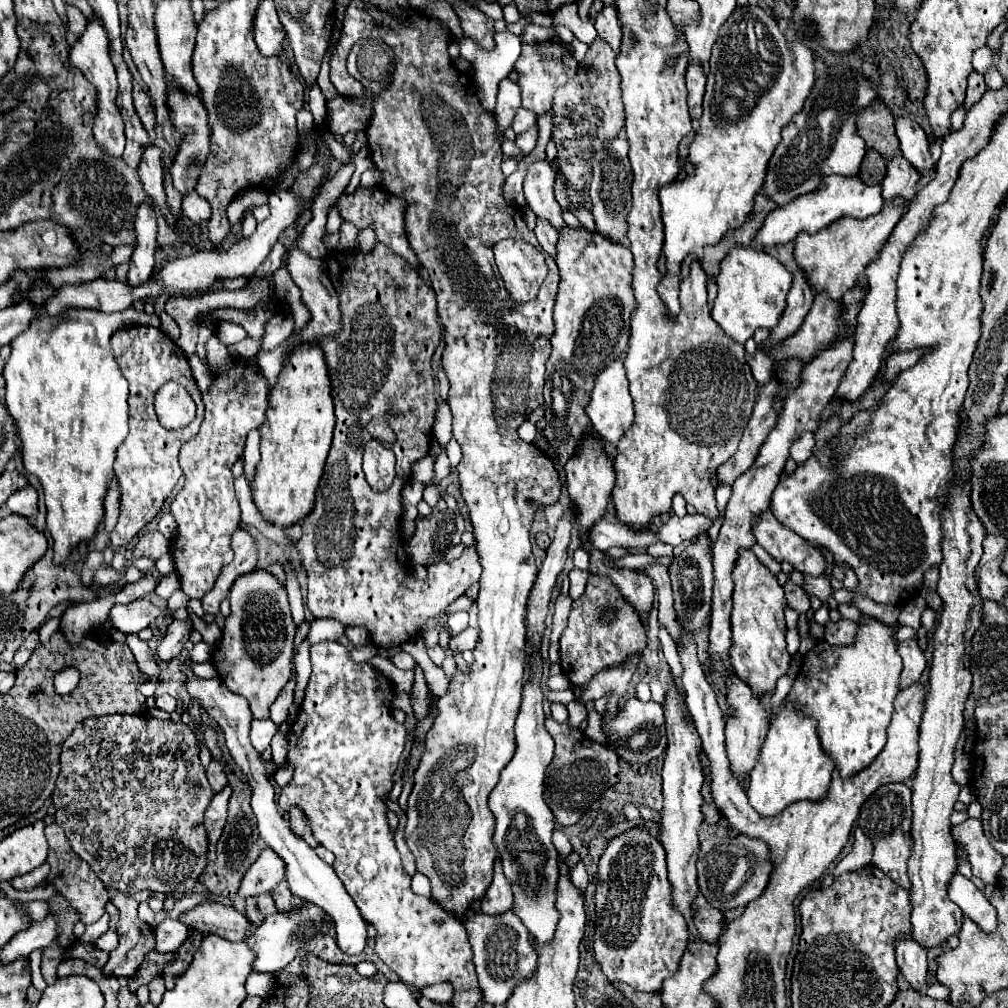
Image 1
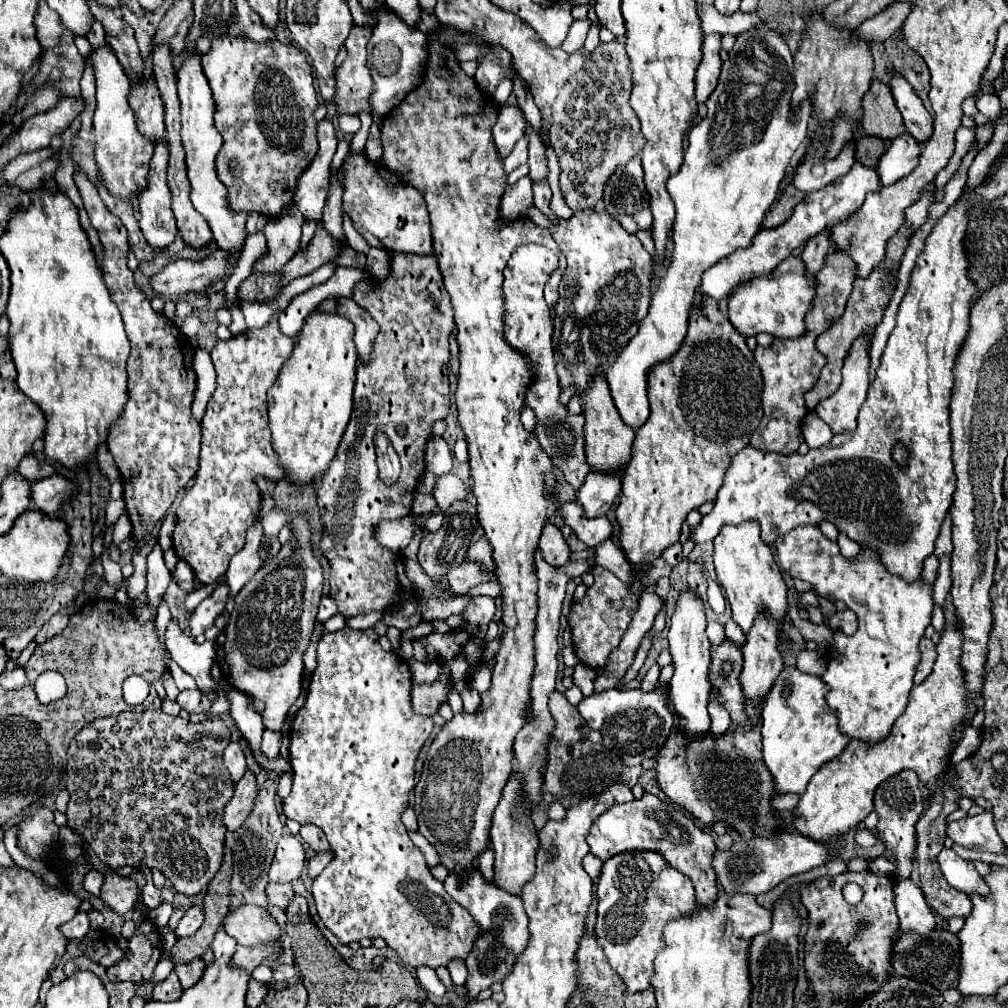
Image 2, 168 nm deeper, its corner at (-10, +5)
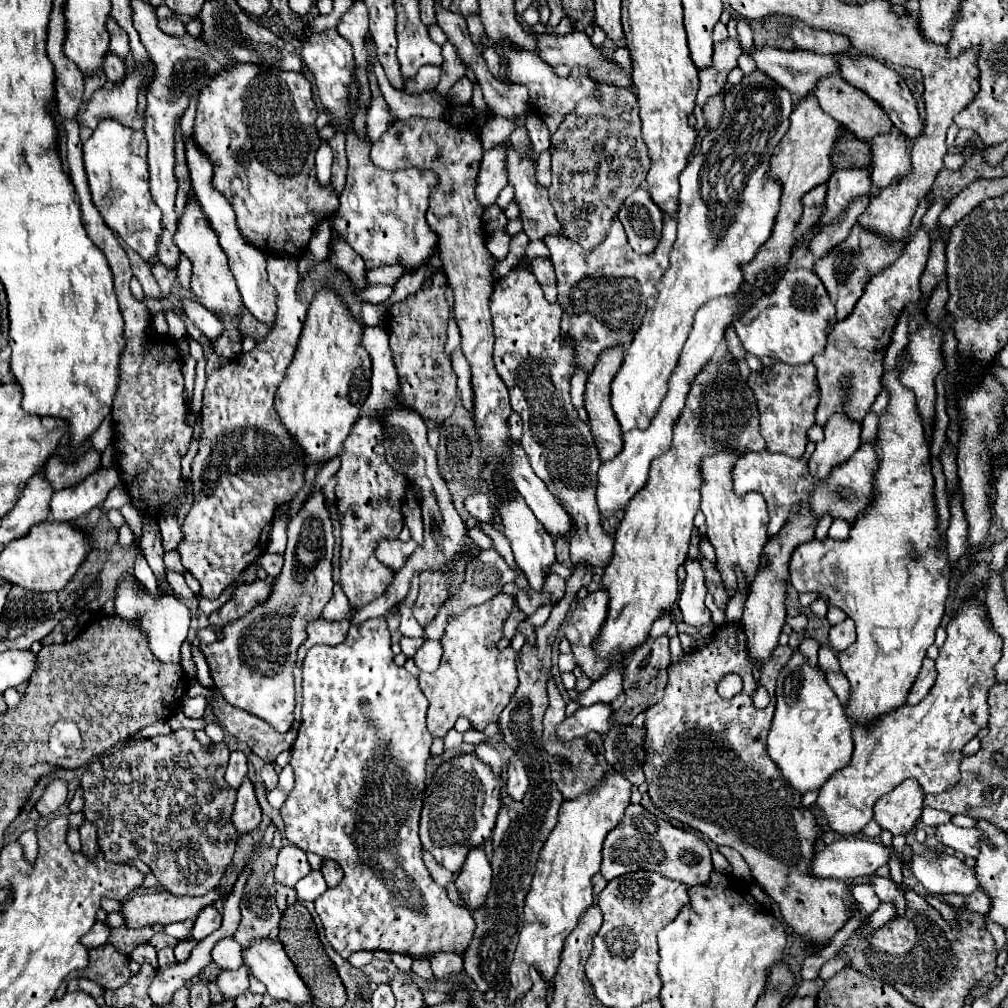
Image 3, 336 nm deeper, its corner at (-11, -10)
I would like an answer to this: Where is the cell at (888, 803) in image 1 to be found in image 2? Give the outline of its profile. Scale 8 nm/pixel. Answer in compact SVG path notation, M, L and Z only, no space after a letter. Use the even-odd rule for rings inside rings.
M900 771L886 779L878 787L878 795L874 797L874 811L878 813L878 839L884 843L884 847L892 853L896 861L896 875L898 877L910 877L914 869L914 851L916 851L916 839L914 839L914 825L920 819L924 811L924 799L920 795L920 781L914 771Z

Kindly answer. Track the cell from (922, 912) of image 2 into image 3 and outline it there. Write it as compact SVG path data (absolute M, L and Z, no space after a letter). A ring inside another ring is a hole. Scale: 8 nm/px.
M873 874L871 876L871 886L875 888L875 894L879 896L881 902L893 902L897 906L897 916L901 916L901 912L905 912L903 892L897 890L897 886L893 884L891 878L881 878L881 876Z

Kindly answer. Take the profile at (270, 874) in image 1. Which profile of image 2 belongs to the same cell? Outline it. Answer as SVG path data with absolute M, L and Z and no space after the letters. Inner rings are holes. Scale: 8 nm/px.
M284 835L276 845L276 855L268 871L268 877L270 877L268 881L270 883L294 881L300 877L304 863L306 863L306 857L304 857L302 843L294 835Z

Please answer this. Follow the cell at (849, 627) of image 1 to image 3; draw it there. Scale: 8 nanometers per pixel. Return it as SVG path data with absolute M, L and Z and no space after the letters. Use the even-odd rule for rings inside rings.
M847 618L841 624L831 626L829 640L831 640L831 648L837 650L837 652L841 652L847 646L851 646L855 642L855 624L853 624L853 620Z

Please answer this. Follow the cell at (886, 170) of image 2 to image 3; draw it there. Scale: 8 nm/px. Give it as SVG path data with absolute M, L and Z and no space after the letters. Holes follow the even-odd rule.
M891 128L883 136L875 136L871 142L871 182L875 188L885 188L905 176L911 168L909 150L905 146L905 136Z

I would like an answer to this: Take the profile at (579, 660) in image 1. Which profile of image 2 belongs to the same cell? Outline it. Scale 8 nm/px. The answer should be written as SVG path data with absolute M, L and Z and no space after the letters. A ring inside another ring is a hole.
M594 565L592 575L594 575L594 585L586 591L584 599L572 605L568 623L572 627L574 653L578 655L580 663L598 669L608 663L612 649L620 645L622 635L632 623L632 617L638 607L638 595L630 589L630 585L624 585L618 577L614 577L614 573L608 573L608 569L602 569L600 565Z

